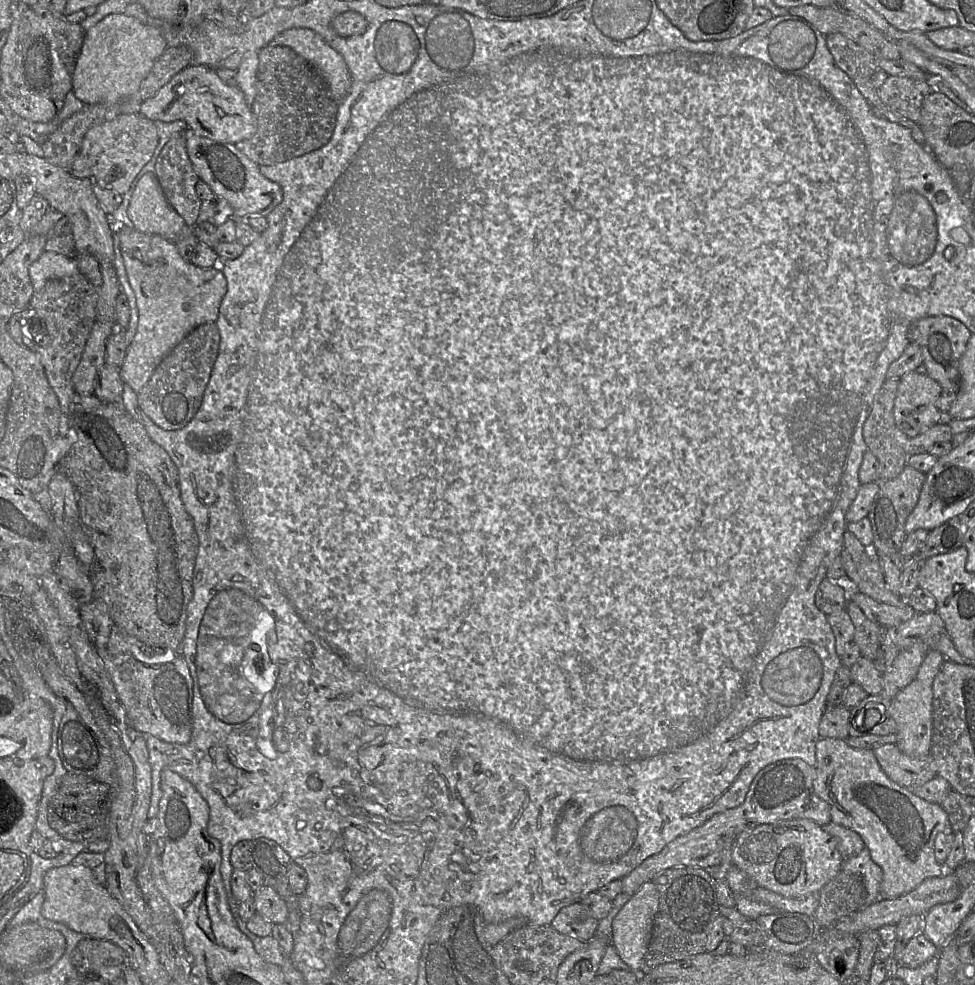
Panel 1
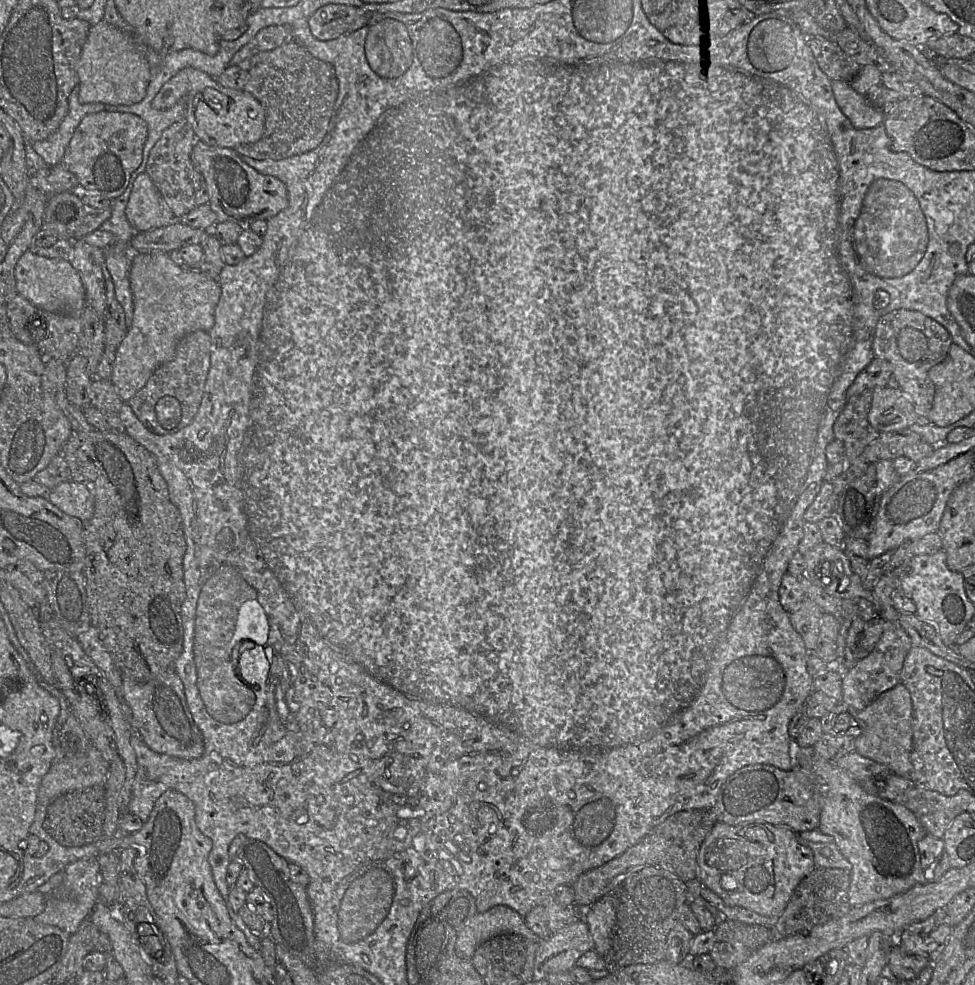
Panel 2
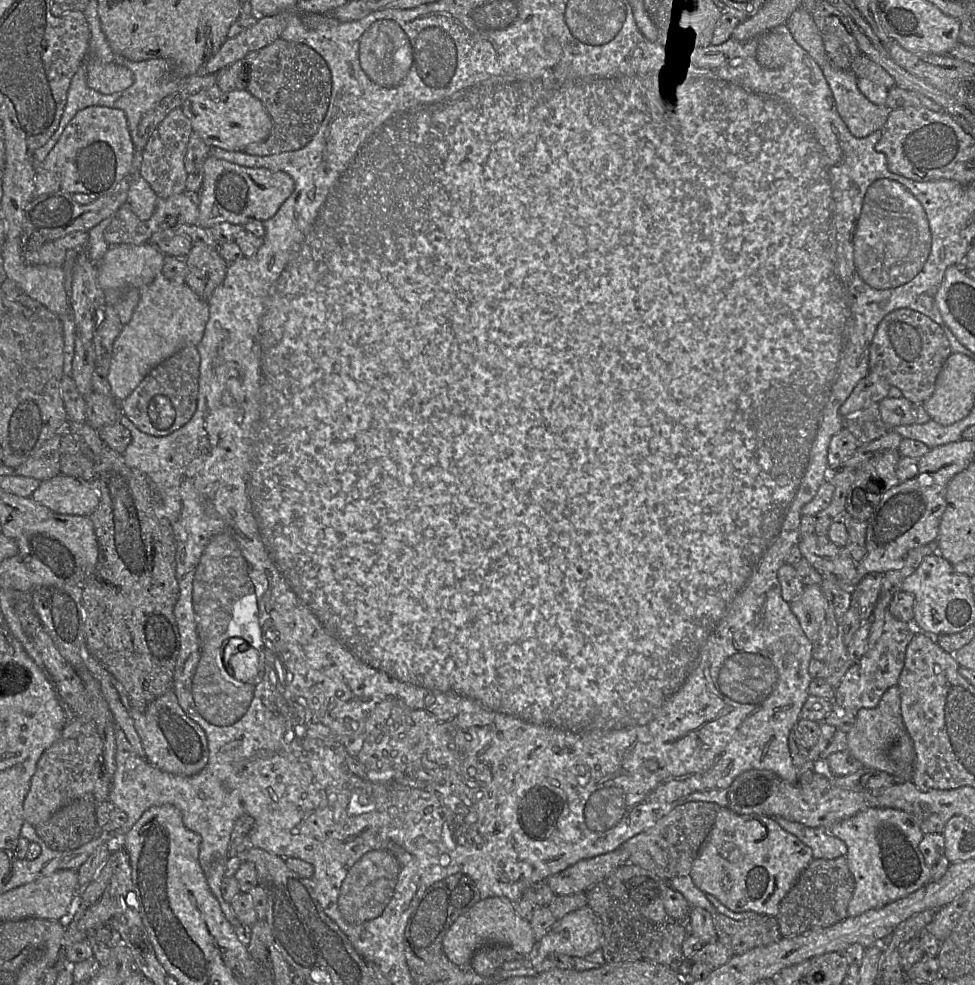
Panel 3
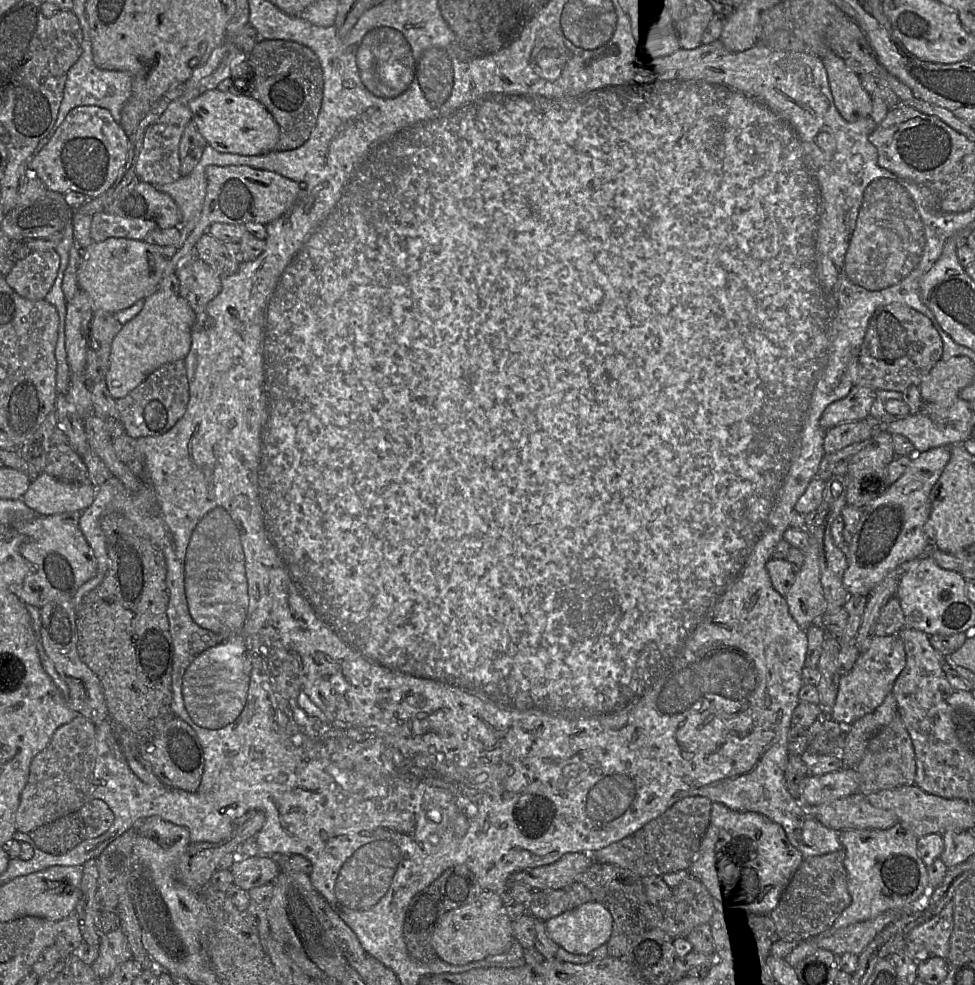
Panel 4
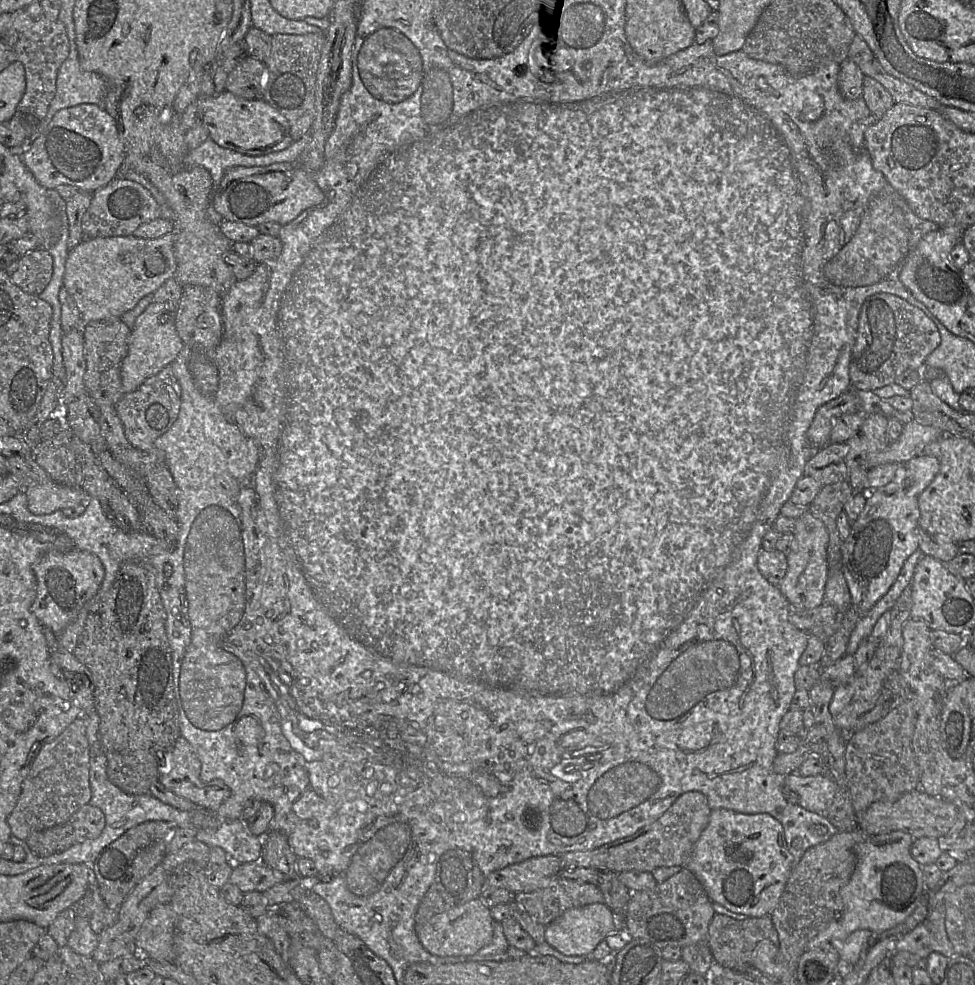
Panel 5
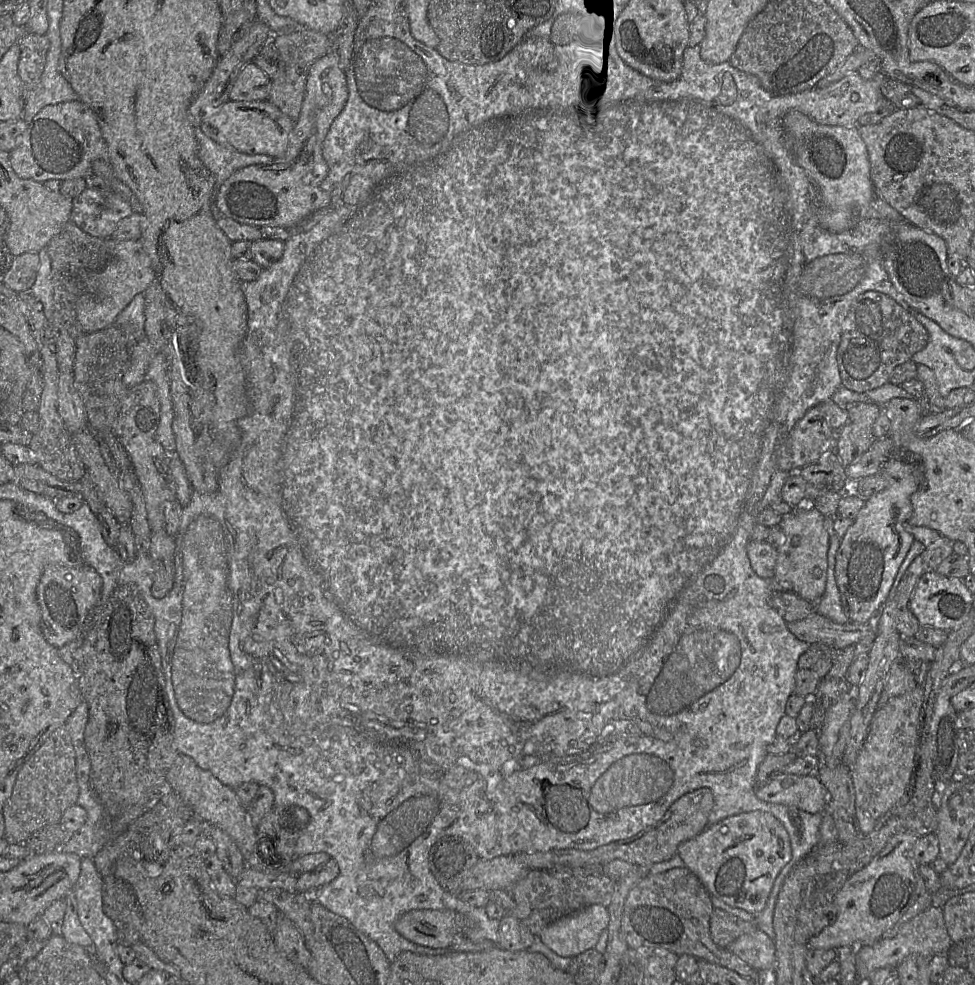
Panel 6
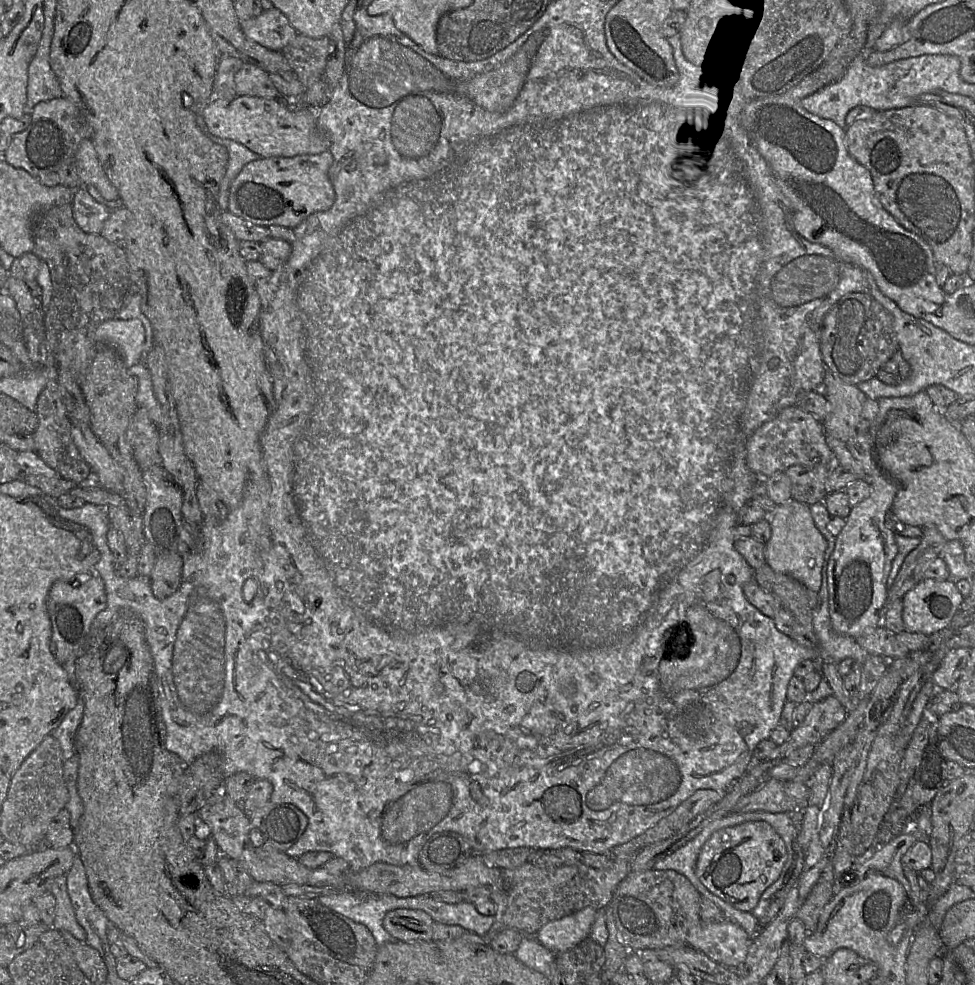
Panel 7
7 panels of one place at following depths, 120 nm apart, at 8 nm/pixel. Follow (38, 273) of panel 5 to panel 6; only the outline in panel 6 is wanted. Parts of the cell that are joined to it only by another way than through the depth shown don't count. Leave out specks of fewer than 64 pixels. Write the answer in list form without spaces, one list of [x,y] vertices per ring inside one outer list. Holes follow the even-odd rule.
[[[26,252],[15,256],[10,268],[2,276],[2,281],[17,293],[31,291],[39,265],[38,252]]]

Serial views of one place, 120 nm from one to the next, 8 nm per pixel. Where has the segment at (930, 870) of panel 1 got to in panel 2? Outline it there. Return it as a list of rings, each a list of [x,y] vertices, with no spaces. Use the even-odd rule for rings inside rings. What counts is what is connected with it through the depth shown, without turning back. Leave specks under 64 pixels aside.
[[[812,754],[811,770],[816,774],[821,792],[826,796],[818,829],[835,839],[835,844],[852,865],[849,888],[849,903],[852,907],[887,899],[927,882],[918,847],[927,832],[913,812],[902,804],[868,793],[856,778],[839,768],[834,760],[824,760]]]

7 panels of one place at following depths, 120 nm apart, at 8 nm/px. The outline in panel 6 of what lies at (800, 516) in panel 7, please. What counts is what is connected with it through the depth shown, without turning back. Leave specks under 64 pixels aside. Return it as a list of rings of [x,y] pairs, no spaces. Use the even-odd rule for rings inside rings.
[[[804,503],[791,513],[782,515],[780,528],[785,534],[785,542],[777,549],[774,590],[796,593],[809,602],[817,602],[826,587],[828,549],[830,537],[824,526],[825,516],[810,503]]]

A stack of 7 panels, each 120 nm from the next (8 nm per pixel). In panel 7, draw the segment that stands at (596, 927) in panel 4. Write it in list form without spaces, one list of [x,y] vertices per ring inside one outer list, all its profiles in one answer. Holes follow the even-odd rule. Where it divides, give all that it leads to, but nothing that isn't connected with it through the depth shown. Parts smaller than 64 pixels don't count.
[[[592,907],[551,921],[536,934],[537,940],[553,953],[566,952],[590,937],[597,910]]]

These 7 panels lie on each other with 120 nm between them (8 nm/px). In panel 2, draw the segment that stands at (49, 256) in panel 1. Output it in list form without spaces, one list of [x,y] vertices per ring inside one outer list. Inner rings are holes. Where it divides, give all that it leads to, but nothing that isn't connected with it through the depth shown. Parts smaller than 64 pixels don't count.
[[[29,249],[17,261],[14,274],[18,294],[37,308],[79,317],[85,309],[85,289],[81,277],[67,259],[40,256]]]

